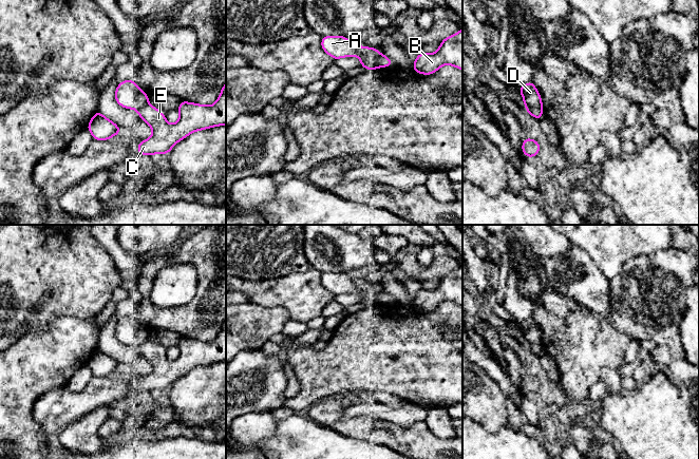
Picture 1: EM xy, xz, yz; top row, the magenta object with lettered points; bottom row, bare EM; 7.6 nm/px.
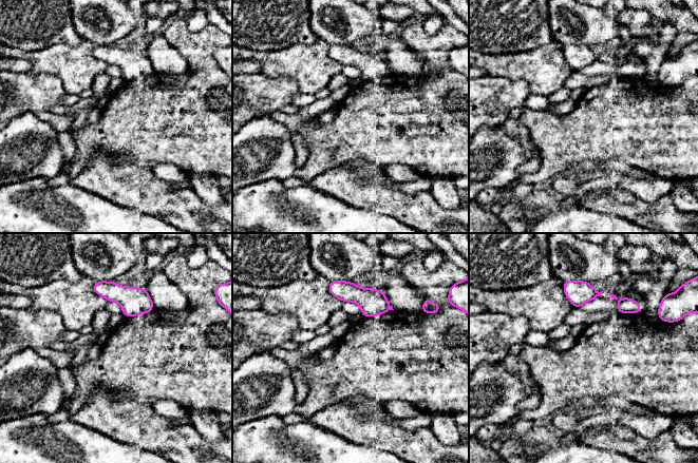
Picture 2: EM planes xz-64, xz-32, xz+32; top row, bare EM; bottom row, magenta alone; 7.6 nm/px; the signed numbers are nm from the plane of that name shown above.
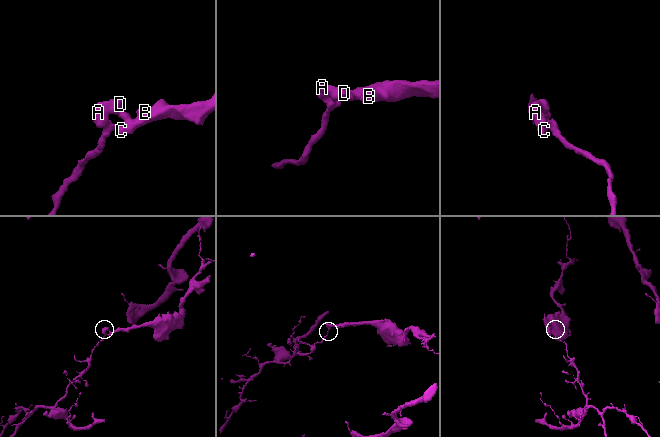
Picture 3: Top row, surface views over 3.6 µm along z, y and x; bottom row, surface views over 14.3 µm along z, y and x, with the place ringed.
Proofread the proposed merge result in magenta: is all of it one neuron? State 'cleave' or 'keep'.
cleave

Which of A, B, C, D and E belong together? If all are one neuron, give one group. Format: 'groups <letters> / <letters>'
groups A D / B C E

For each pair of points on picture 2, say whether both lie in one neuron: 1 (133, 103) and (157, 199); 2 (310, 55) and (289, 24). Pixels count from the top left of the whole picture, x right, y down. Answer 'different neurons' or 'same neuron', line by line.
1: different neurons
2: different neurons

